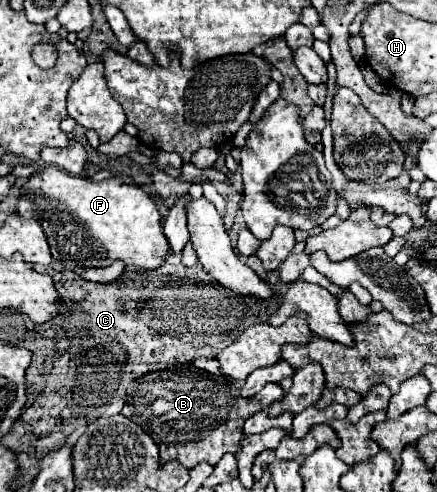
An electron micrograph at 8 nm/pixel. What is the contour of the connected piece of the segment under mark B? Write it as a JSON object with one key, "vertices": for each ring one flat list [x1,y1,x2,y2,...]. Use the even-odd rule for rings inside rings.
{"vertices":[[175,364,133,380,127,386,121,412,155,440,163,464,179,460,185,468,193,468,199,462,215,466,227,452,237,454,243,438,243,422,259,410,263,410,259,398,243,398,241,388,231,378,199,370,191,364]]}

